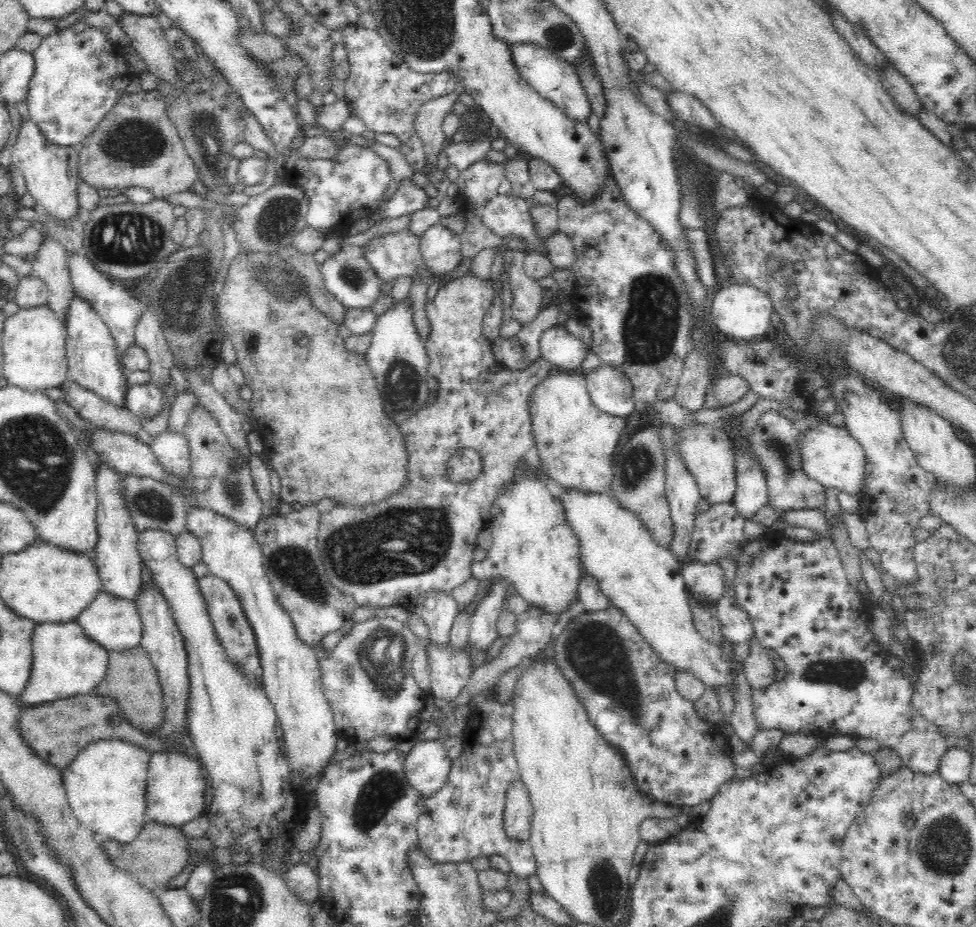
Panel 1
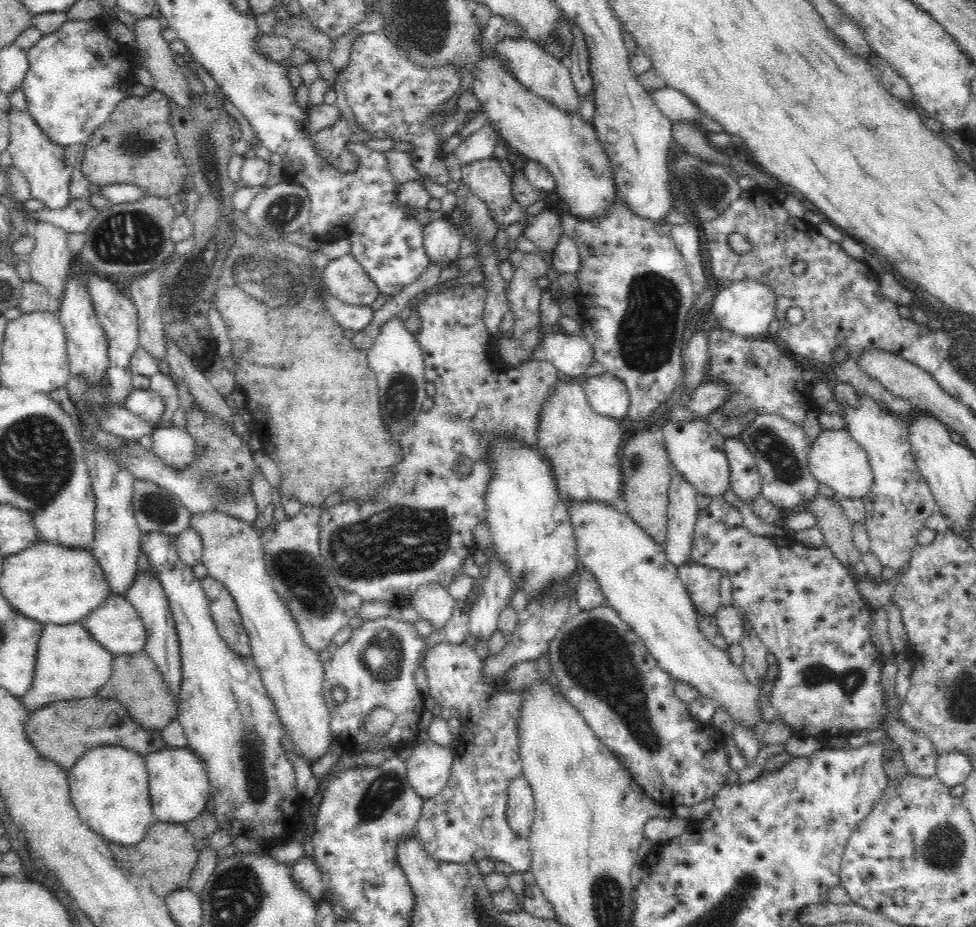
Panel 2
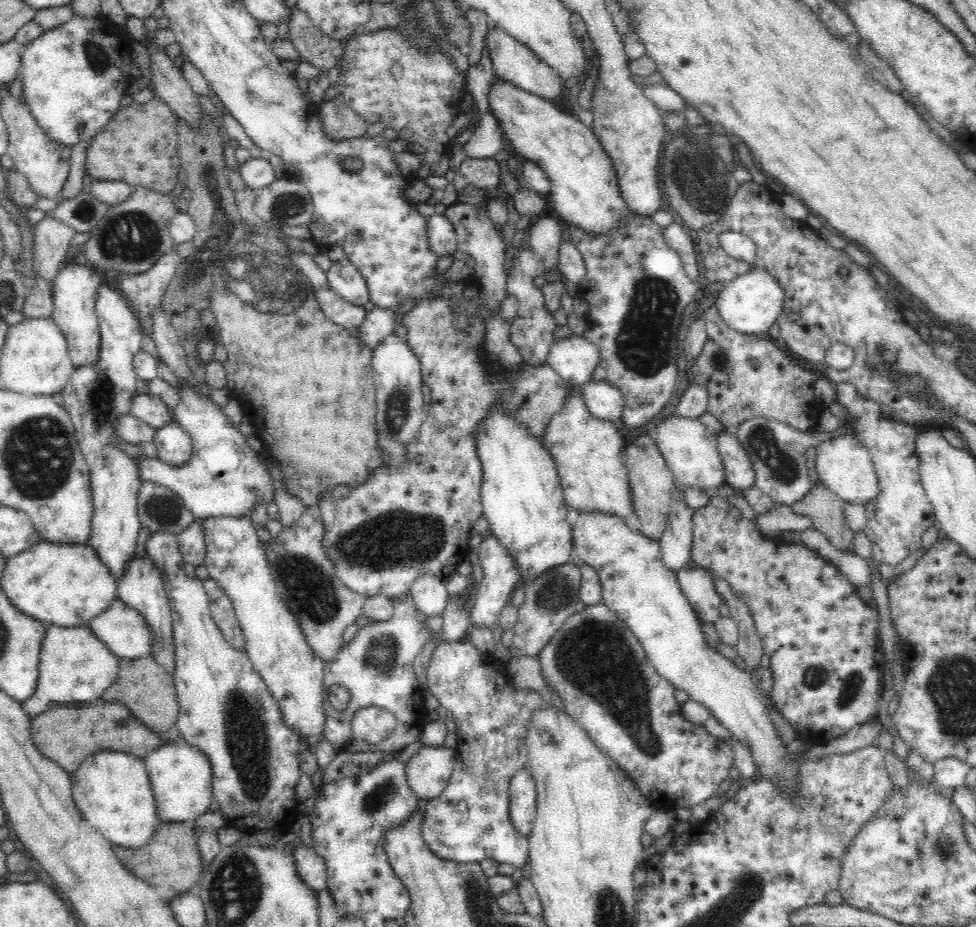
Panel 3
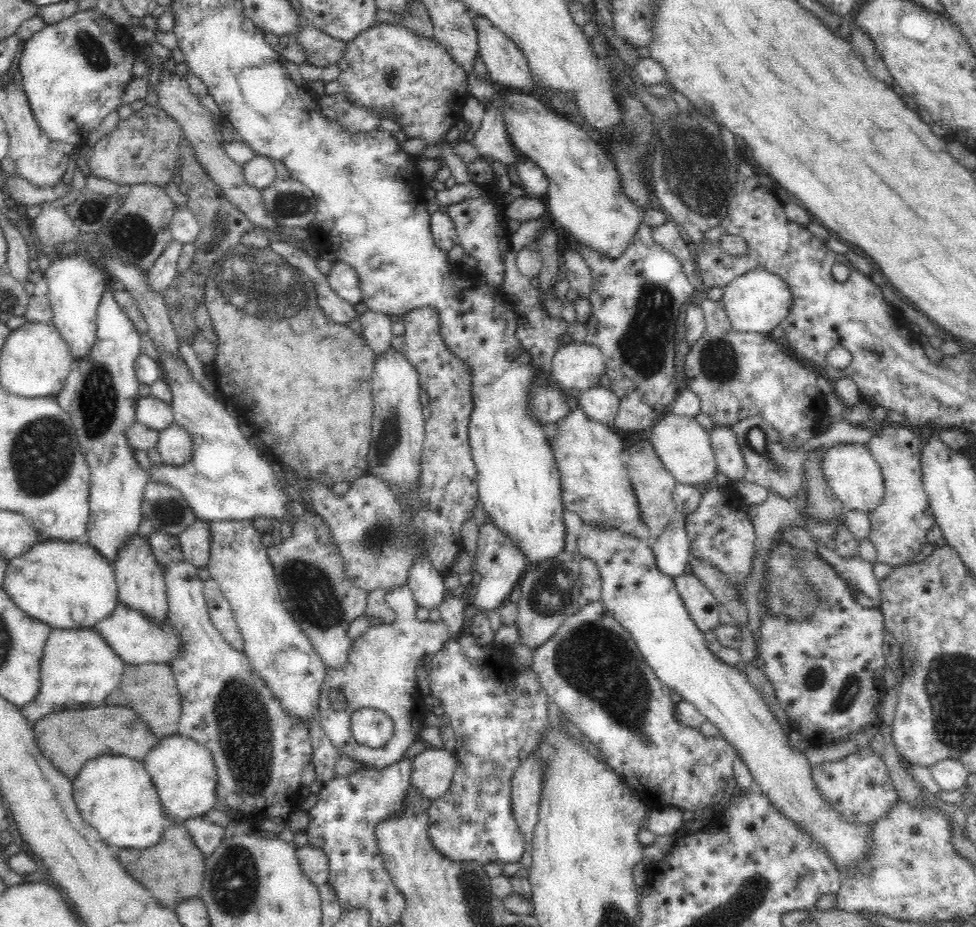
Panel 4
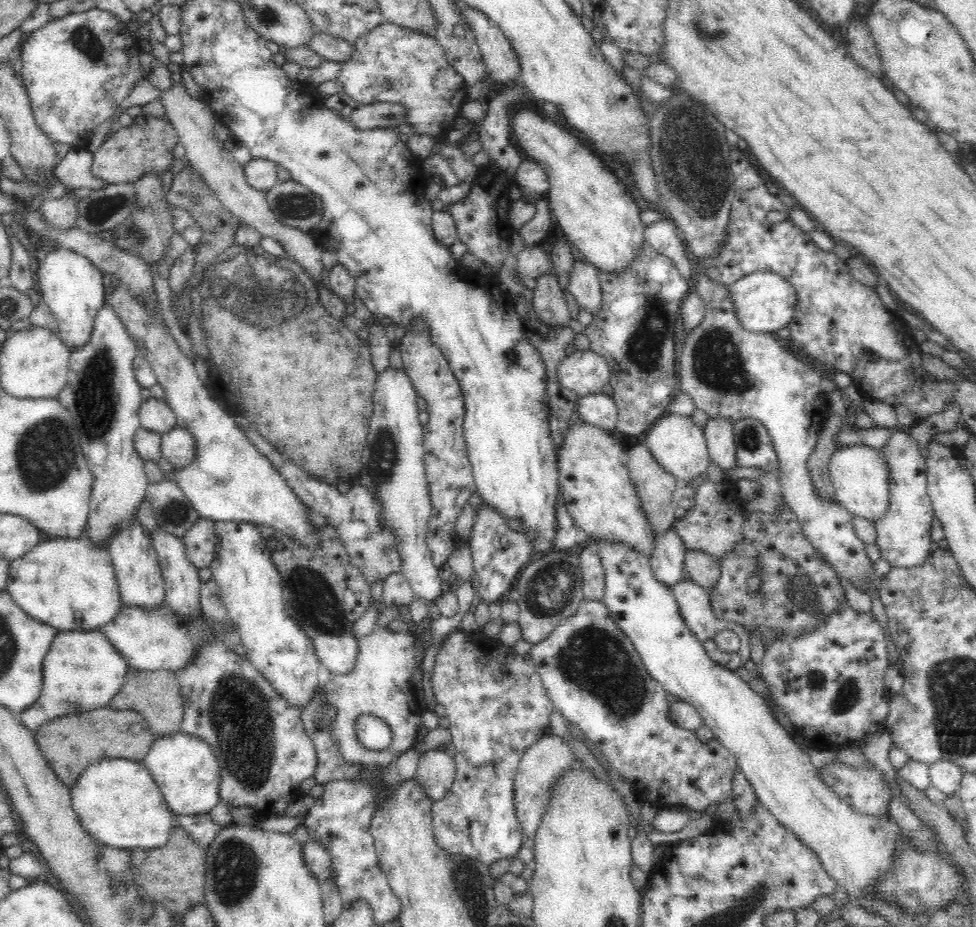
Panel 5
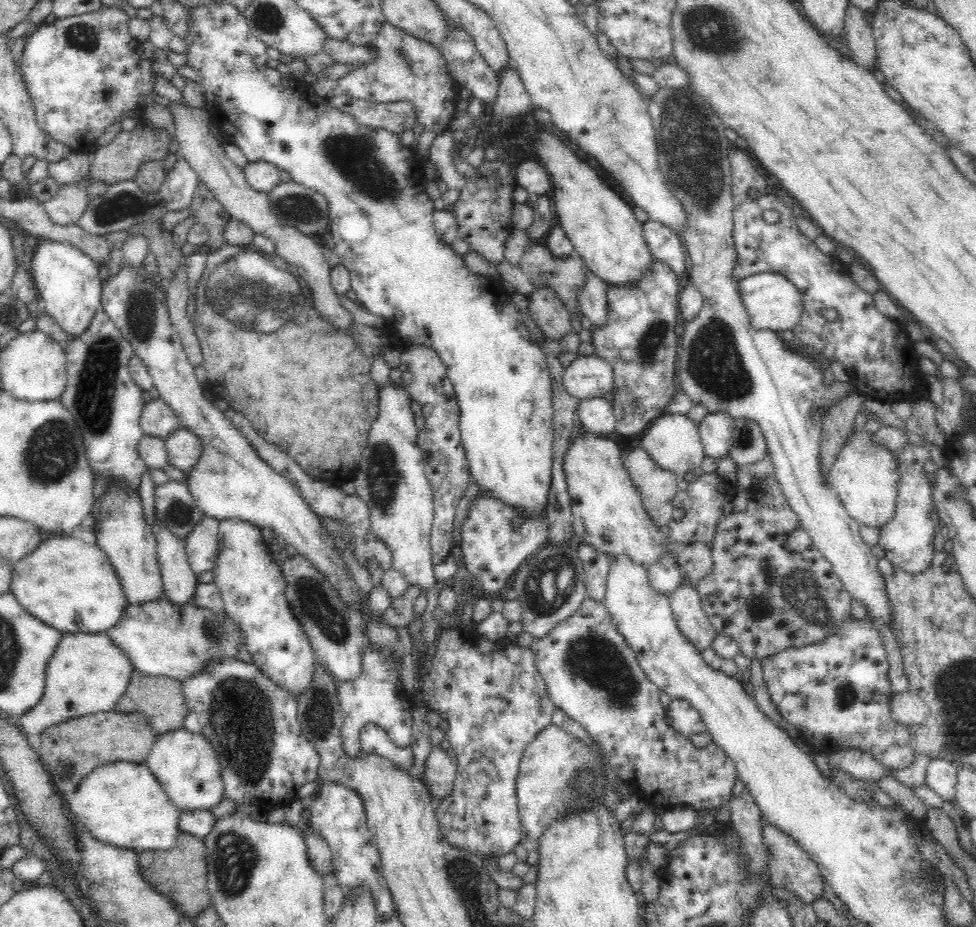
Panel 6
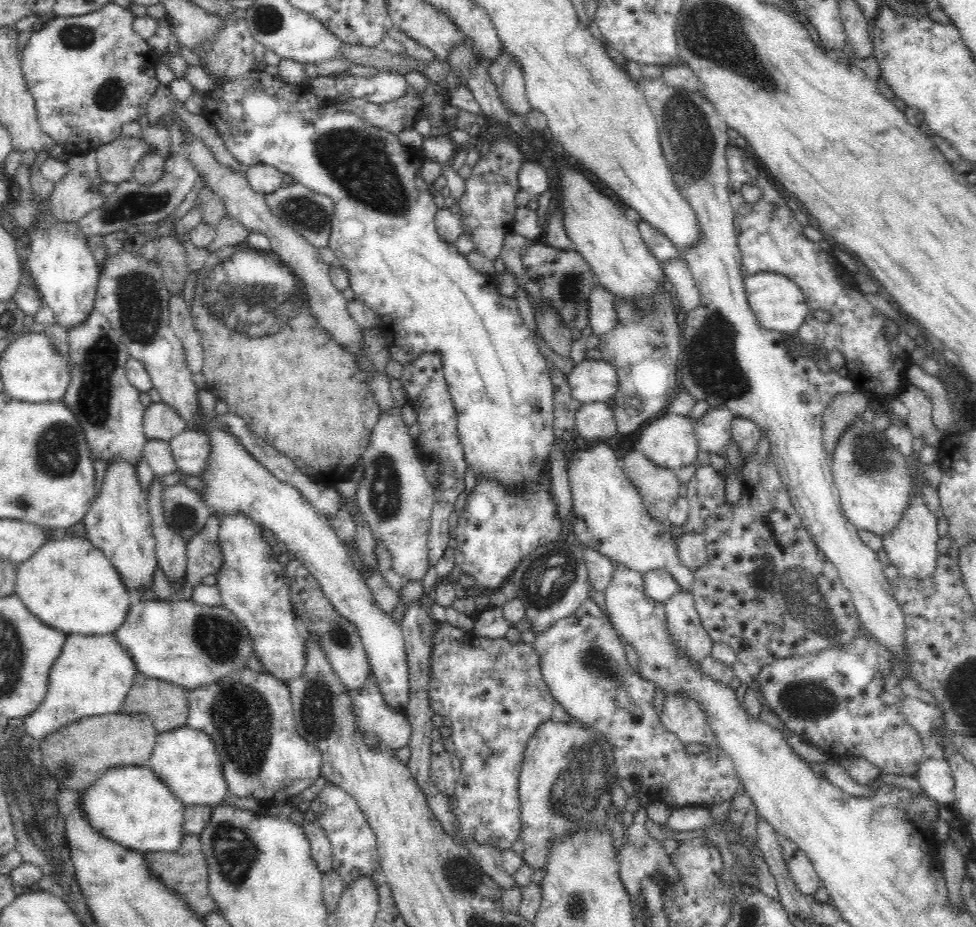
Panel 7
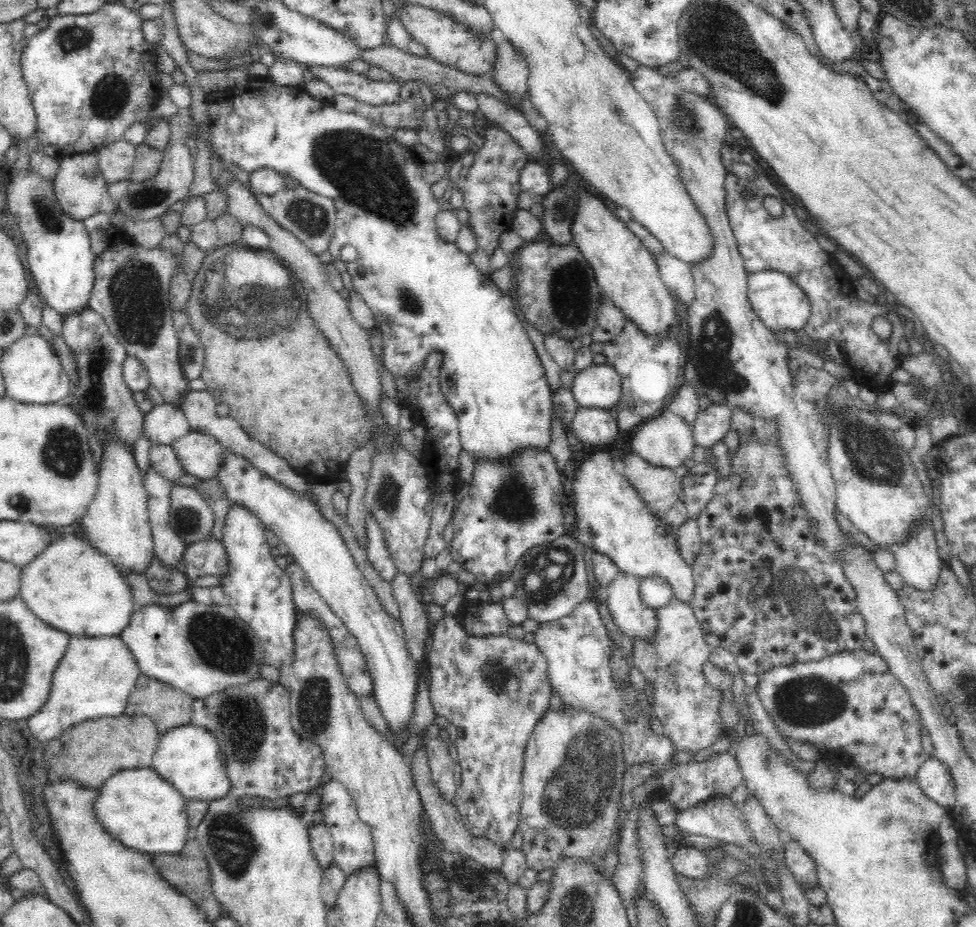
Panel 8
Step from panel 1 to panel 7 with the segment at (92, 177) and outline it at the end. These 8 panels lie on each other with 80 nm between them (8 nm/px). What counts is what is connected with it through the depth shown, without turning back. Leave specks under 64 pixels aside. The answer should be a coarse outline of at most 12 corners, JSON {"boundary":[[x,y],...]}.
{"boundary":[[120,135],[97,149],[105,182],[132,178],[136,162],[154,149]]}

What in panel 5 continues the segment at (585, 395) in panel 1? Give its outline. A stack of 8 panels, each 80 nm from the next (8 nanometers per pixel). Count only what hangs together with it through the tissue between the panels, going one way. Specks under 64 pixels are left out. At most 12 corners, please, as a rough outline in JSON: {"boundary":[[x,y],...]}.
{"boundary":[[578,417],[557,450],[582,539],[650,558],[622,444]]}

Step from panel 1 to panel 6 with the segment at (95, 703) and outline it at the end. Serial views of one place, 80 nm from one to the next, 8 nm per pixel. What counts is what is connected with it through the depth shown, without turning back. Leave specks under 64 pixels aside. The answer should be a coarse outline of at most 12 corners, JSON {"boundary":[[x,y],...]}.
{"boundary":[[139,712],[55,724],[36,749],[73,794],[111,762],[145,763],[157,734]]}

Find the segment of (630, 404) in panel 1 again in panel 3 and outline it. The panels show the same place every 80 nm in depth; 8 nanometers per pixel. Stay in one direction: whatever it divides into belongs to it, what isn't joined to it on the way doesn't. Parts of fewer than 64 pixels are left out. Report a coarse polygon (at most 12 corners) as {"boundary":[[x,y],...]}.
{"boundary":[[605,382],[579,388],[588,413],[620,422],[624,400]]}

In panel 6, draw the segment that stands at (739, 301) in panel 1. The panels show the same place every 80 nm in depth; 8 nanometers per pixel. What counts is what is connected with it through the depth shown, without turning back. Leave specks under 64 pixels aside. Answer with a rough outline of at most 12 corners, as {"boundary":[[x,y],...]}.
{"boundary":[[781,274],[738,280],[756,329],[793,330],[803,311],[798,287]]}

